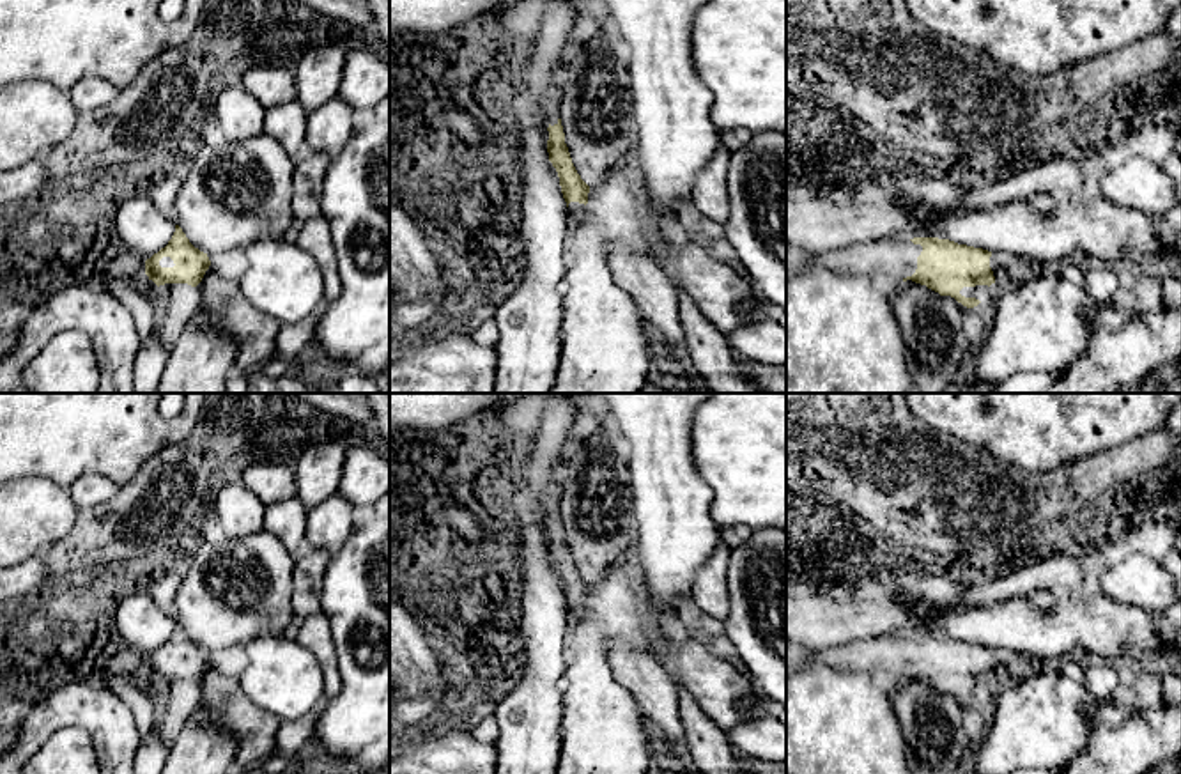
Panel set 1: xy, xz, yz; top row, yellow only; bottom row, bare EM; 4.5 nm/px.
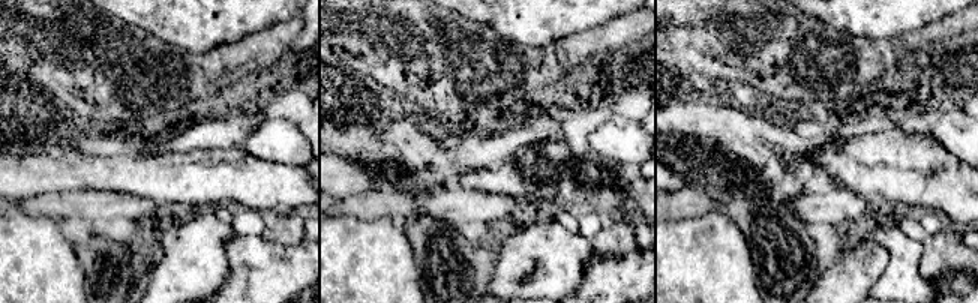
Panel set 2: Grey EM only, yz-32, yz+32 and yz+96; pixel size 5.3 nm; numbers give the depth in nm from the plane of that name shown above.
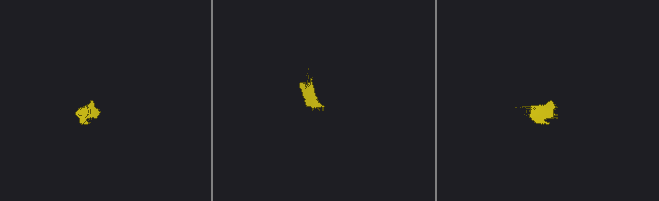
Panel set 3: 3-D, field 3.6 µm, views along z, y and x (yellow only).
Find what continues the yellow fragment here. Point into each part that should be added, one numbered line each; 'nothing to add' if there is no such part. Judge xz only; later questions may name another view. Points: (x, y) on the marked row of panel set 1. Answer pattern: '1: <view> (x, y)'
1: xz (592, 15)
2: xz (576, 211)

